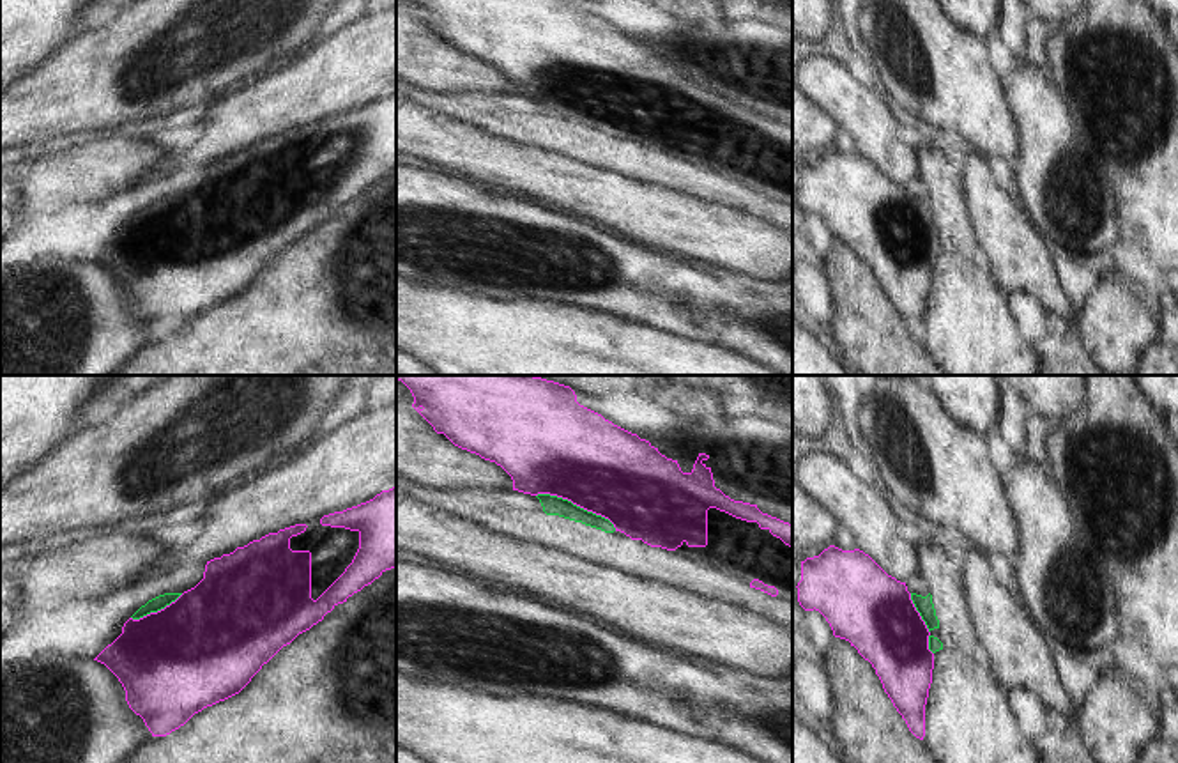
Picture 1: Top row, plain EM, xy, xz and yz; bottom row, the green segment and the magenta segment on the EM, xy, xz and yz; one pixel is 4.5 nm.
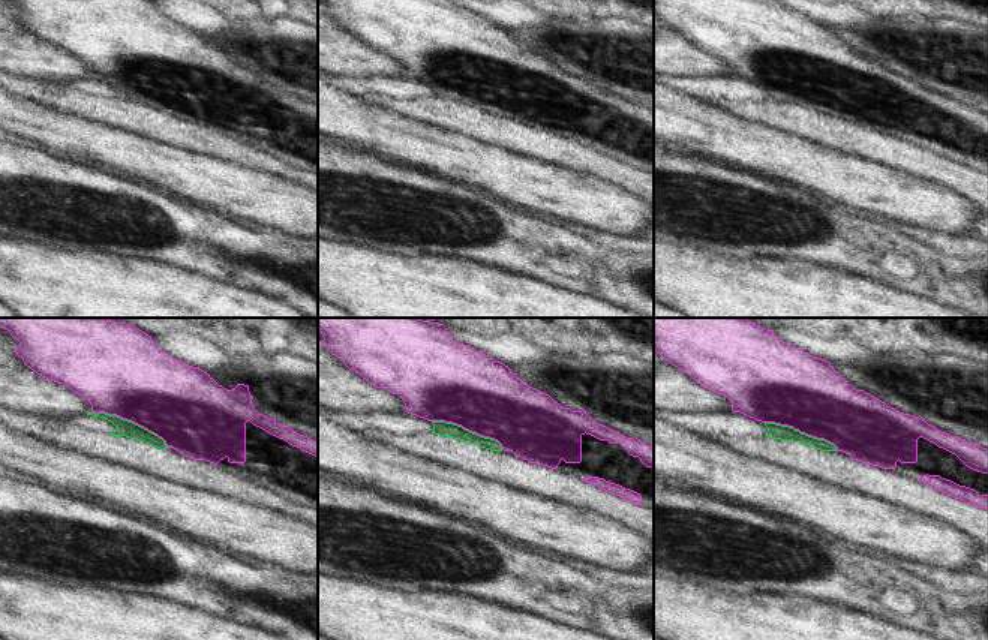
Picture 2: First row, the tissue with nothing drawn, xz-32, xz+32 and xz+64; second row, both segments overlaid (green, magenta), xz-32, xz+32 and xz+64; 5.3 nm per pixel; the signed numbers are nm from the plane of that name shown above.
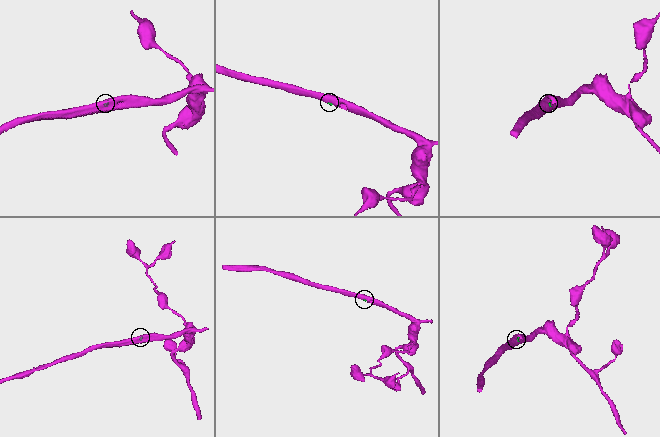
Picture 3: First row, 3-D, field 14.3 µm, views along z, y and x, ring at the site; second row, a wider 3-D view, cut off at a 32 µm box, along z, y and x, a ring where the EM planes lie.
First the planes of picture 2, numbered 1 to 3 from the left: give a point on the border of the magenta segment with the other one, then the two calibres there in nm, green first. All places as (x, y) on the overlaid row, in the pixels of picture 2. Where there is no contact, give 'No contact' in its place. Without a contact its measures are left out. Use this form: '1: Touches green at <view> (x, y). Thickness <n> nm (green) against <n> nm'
1: Touches green at xz-32 (131, 421). Thickness 90 nm (green) against 440 nm
2: Touches green at xz+32 (468, 430). Thickness 80 nm (green) against 420 nm
3: Touches green at xz+64 (802, 433). Thickness 80 nm (green) against 400 nm

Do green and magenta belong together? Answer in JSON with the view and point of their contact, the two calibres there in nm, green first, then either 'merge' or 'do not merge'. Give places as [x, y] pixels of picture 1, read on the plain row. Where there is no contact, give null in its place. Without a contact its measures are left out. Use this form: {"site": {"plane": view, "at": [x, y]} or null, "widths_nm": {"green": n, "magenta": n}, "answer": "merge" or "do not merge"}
{"site": {"plane": "xz", "at": [575, 108]}, "widths_nm": {"green": 90, "magenta": 420}, "answer": "merge"}

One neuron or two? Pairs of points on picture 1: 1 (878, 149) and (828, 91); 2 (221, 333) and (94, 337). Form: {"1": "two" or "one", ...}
{"1": "one", "2": "two"}

